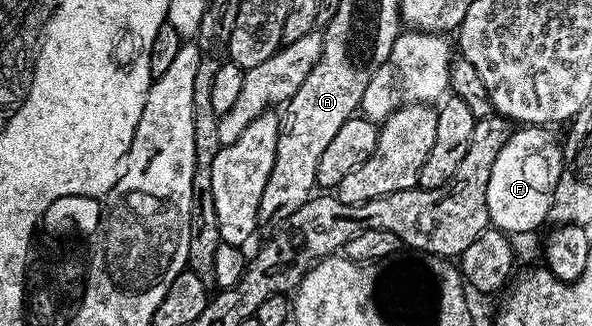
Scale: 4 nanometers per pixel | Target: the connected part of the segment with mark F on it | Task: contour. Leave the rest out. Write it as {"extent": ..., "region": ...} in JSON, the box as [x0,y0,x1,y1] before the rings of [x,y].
{"extent":[486,127,564,235],"region":[[[520,127],[509,136],[498,151],[494,167],[490,171],[490,183],[486,183],[486,207],[489,222],[509,235],[532,233],[540,224],[548,221],[548,212],[554,199],[554,187],[564,166],[564,151],[548,127]]]}

